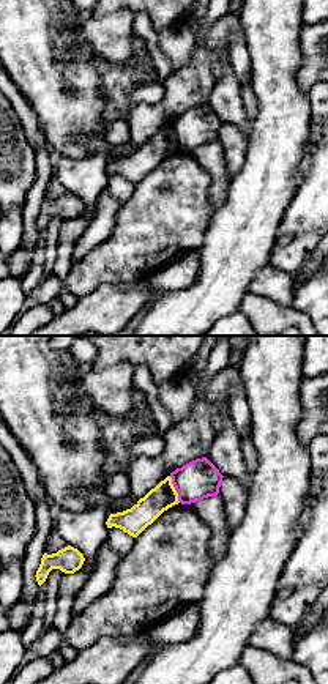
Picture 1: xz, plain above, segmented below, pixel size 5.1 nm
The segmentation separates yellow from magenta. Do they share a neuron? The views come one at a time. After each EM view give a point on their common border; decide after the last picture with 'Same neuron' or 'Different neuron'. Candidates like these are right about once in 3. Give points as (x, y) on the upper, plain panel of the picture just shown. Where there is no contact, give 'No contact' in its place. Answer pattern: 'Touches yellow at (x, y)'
Touches yellow at (174, 136)

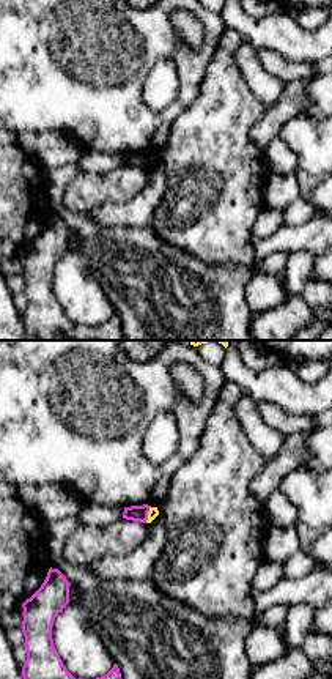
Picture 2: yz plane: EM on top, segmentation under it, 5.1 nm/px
Touches yellow at (148, 161)

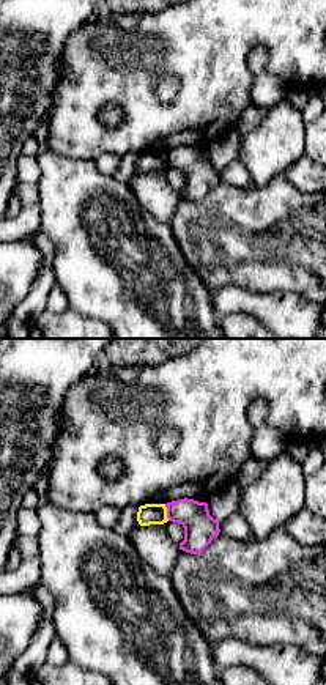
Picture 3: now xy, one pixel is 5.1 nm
Touches yellow at (166, 159)

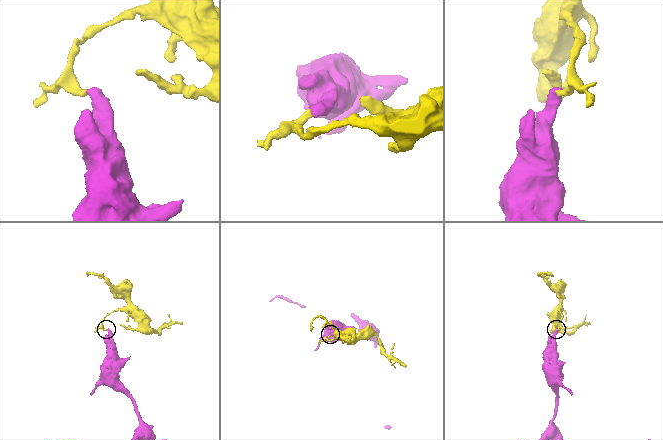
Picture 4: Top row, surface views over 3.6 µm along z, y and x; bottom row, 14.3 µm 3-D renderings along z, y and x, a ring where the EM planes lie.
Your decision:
Different neuron

